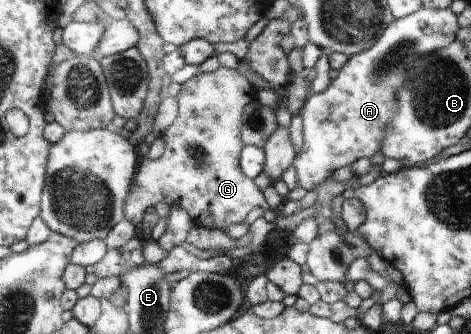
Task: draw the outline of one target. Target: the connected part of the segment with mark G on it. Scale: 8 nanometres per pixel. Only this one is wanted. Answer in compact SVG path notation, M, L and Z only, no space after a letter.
M220 66L216 71L202 72L180 85L176 96L178 117L164 131L164 153L155 159L144 158L138 173L134 176L132 191L126 197L124 214L126 220L139 226L144 219L144 211L171 196L173 201L186 210L194 224L208 229L221 229L226 232L230 225L242 223L250 209L270 209L264 194L242 169L241 157L244 148L242 141L242 114L246 105L252 103L252 85L234 68Z

